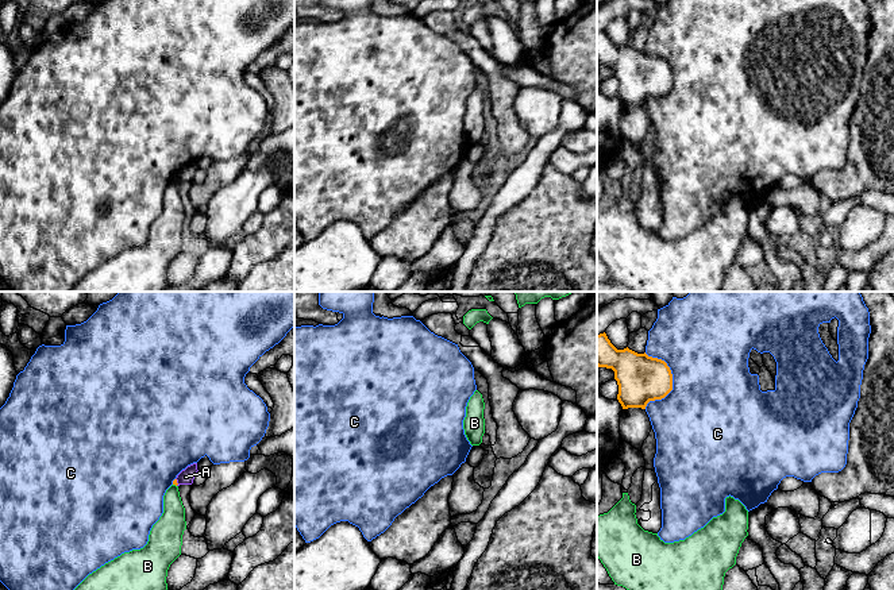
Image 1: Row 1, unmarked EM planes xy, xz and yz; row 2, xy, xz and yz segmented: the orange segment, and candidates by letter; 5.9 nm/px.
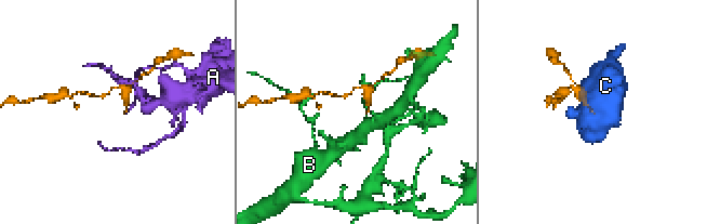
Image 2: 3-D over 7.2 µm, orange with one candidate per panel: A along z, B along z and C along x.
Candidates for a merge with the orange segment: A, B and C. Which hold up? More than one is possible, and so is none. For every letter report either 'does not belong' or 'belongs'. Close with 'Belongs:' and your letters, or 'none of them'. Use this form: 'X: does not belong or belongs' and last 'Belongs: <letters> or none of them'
A: does not belong
B: does not belong
C: does not belong
Belongs: none of them

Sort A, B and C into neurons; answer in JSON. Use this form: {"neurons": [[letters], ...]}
{"neurons": [["A"], ["B"], ["C"]]}

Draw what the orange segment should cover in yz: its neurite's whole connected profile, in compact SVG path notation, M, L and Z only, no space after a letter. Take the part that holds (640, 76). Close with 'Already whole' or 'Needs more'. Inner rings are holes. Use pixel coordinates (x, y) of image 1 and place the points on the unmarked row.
M605 30L597 32L597 63L614 69L623 107L646 107L650 99L662 97L673 88L673 72L664 58L628 45L617 47Z. Already whole

